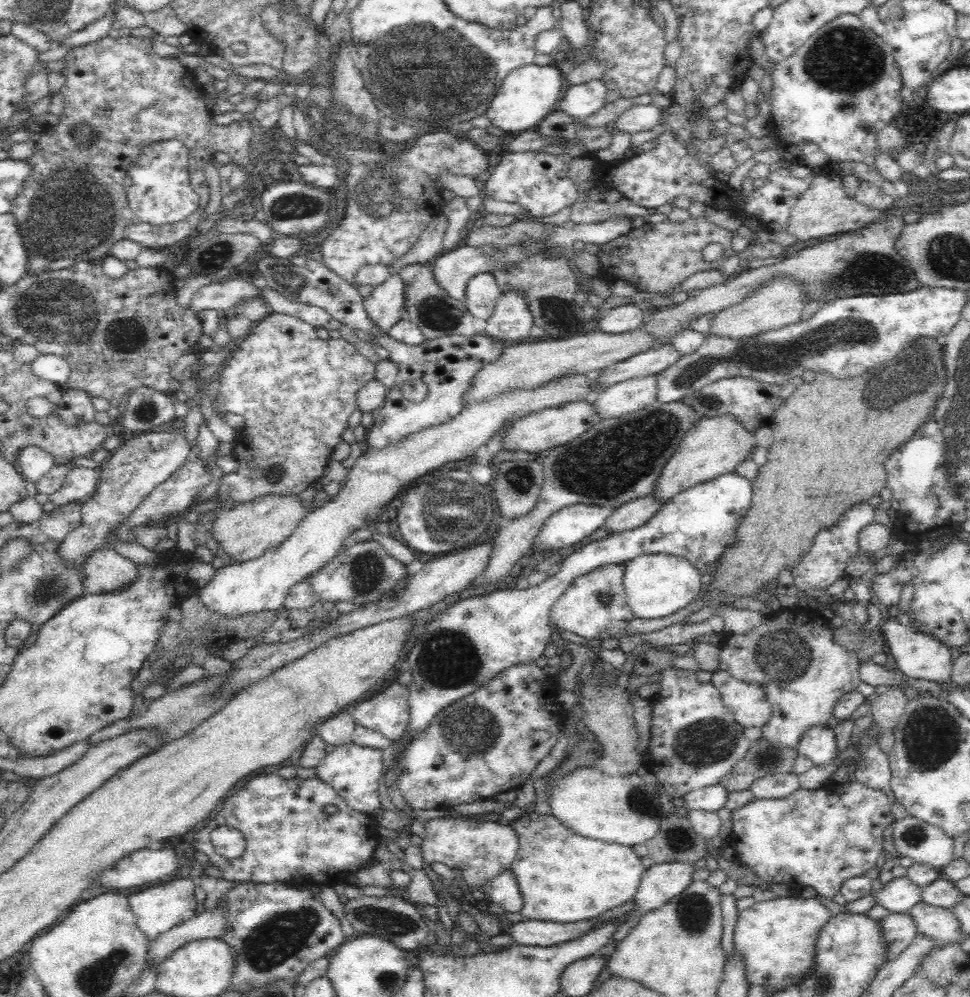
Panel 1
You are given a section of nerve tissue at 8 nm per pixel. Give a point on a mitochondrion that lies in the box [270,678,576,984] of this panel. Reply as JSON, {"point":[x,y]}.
{"point":[471,732]}

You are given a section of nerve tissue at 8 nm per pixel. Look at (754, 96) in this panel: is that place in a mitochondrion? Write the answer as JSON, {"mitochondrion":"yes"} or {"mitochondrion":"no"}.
{"mitochondrion":"no"}

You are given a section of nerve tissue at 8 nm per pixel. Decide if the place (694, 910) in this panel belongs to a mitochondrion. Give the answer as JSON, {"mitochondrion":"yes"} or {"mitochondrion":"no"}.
{"mitochondrion":"yes"}

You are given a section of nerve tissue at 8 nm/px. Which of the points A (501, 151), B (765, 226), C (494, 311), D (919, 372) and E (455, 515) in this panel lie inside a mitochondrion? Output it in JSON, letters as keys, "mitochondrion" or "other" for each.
{"A":"other","B":"other","C":"other","D":"mitochondrion","E":"mitochondrion"}

